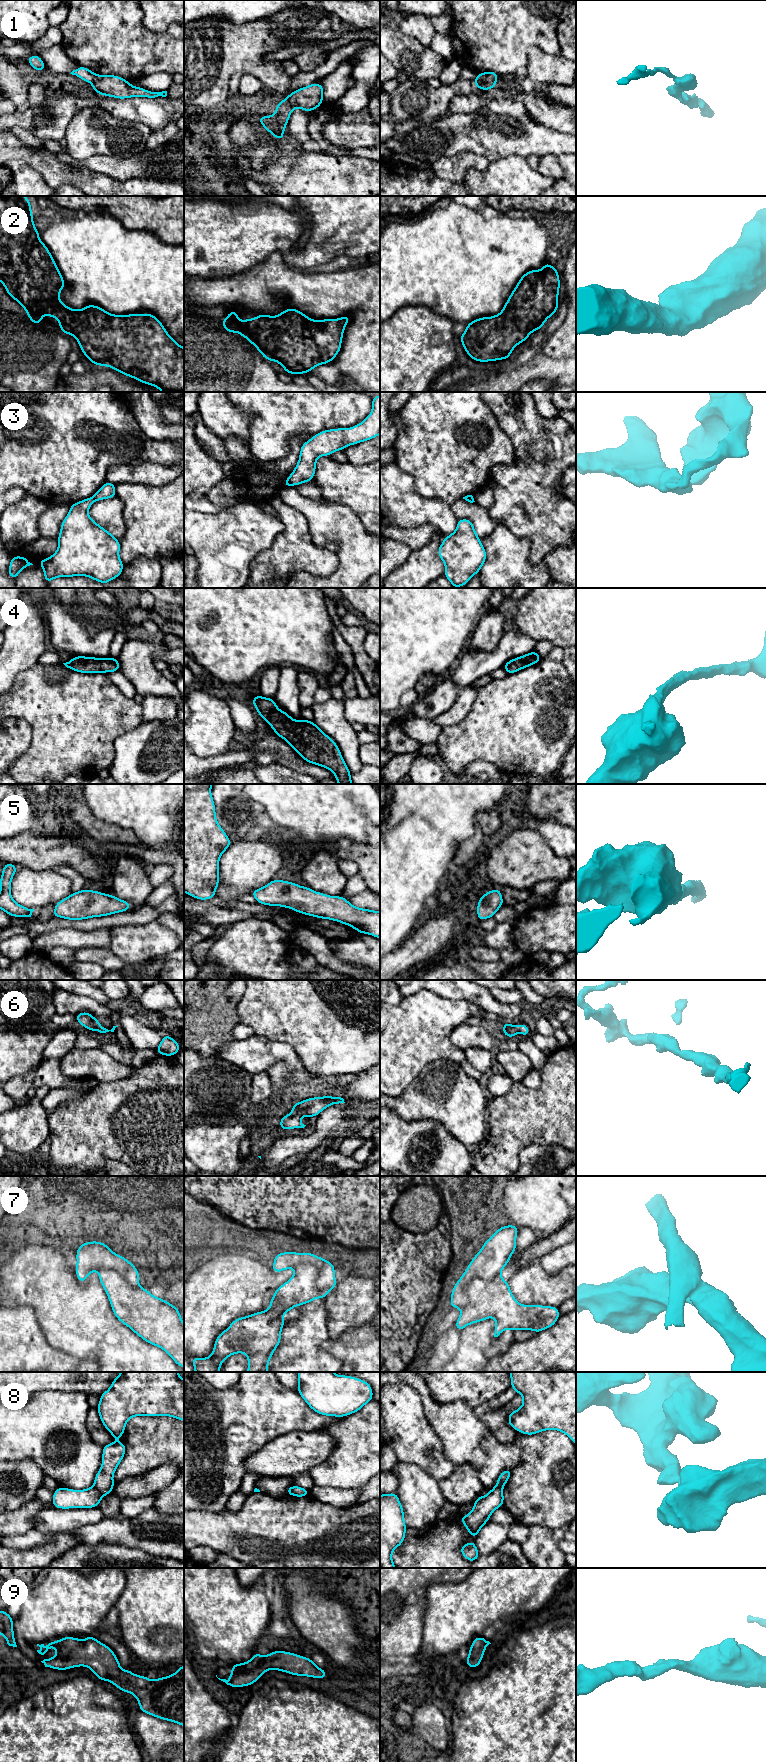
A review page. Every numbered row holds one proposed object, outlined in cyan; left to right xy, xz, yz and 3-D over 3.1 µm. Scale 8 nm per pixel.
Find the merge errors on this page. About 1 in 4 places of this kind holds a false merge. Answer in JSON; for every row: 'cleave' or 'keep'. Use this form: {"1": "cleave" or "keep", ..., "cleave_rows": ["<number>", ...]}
{"1": "keep", "2": "keep", "3": "cleave", "4": "keep", "5": "keep", "6": "keep", "7": "cleave", "8": "cleave", "9": "keep", "cleave_rows": ["3", "7", "8"]}

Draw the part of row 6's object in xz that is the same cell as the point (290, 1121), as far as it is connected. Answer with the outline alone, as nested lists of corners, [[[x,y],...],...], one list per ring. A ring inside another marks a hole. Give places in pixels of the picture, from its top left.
[[[335,1096],[312,1097],[304,1101],[296,1102],[292,1105],[292,1112],[280,1118],[280,1126],[278,1129],[304,1128],[306,1125],[301,1122],[300,1117],[316,1117],[330,1105],[339,1103],[345,1103],[344,1099]]]

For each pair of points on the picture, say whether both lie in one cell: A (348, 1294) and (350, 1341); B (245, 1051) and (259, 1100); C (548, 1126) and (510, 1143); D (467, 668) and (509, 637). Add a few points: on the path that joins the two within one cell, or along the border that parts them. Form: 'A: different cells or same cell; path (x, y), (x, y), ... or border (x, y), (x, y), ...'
A: different cells; border (369, 1322), (351, 1327), (338, 1338), (330, 1340)
B: different cells; border (265, 1070), (252, 1075)
C: same cell; path (539, 1126), (527, 1126), (519, 1134)
D: same cell; path (479, 664), (491, 660), (502, 649)

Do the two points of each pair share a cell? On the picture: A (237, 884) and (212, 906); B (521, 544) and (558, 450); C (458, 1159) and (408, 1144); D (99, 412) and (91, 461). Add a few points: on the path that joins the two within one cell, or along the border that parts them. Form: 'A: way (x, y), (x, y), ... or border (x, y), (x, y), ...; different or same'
A: border (215, 896), (224, 900), (239, 901); different
B: border (503, 524), (530, 541), (529, 560); different
C: way (446, 1159), (440, 1159), (432, 1151), (420, 1147); same
D: way (91, 424), (91, 449); same

